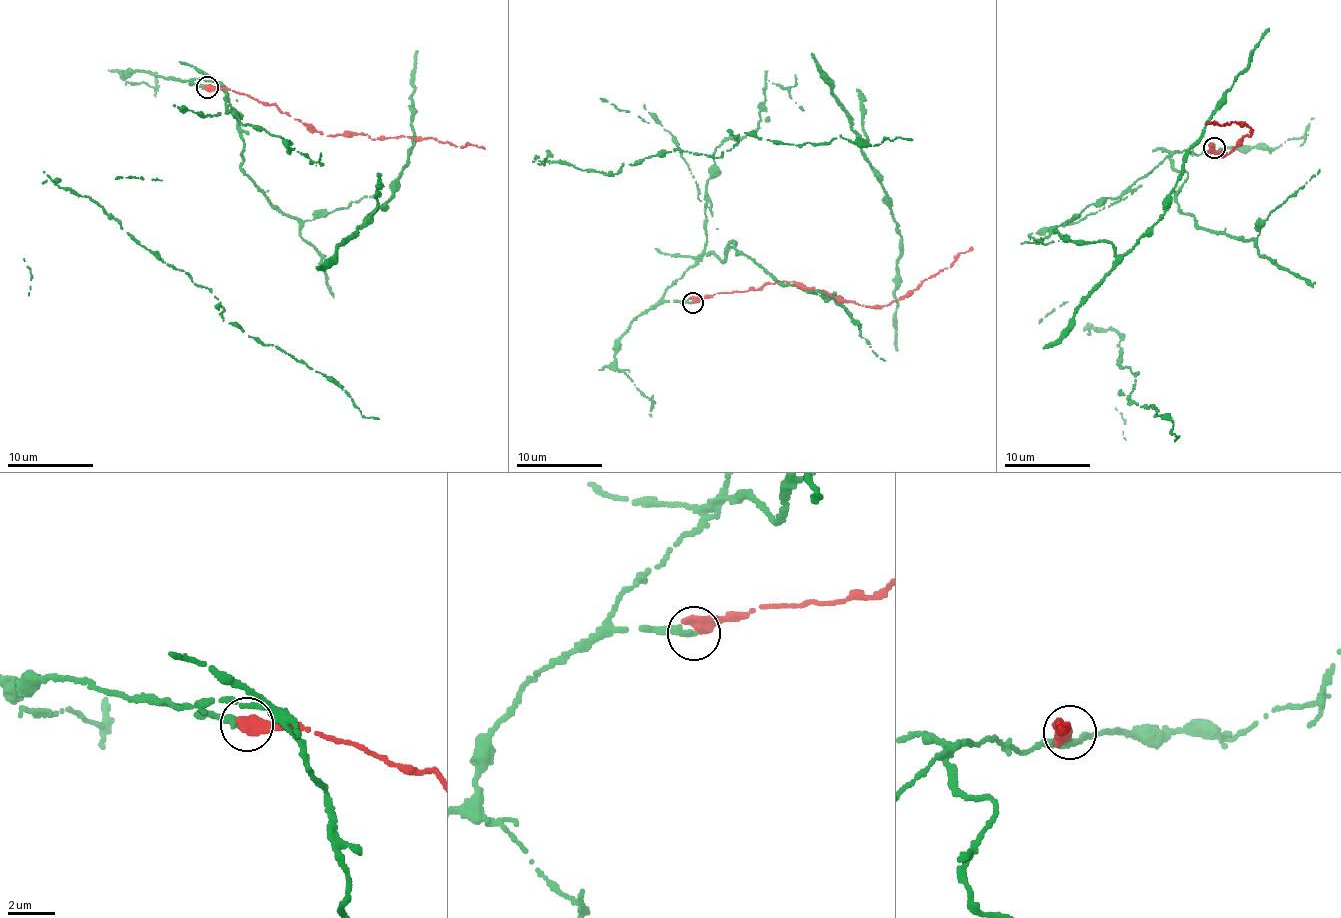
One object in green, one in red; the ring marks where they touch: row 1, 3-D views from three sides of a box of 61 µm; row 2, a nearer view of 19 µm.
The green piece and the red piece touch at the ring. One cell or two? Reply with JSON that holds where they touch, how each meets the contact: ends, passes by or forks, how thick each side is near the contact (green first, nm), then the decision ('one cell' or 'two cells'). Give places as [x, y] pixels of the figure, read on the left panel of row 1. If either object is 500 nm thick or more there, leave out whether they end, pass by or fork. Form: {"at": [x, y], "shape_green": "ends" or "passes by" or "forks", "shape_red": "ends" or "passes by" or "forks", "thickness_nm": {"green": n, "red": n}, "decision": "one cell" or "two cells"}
{"at": [207, 87], "thickness_nm": {"green": 320, "red": 550}, "decision": "two cells"}

